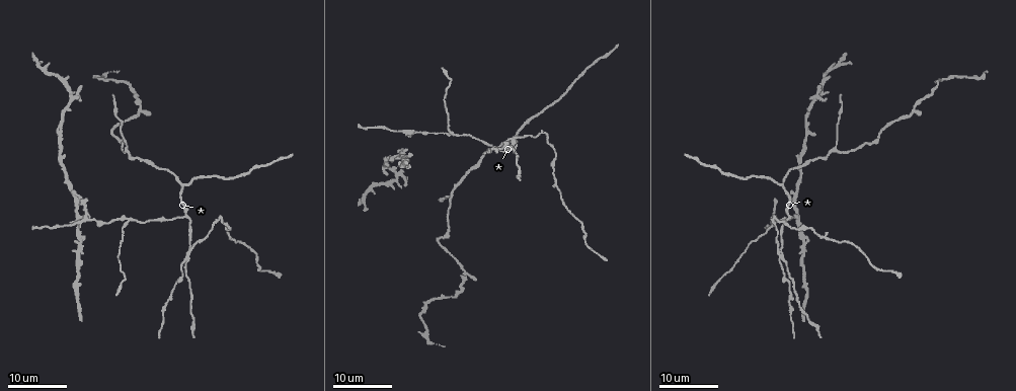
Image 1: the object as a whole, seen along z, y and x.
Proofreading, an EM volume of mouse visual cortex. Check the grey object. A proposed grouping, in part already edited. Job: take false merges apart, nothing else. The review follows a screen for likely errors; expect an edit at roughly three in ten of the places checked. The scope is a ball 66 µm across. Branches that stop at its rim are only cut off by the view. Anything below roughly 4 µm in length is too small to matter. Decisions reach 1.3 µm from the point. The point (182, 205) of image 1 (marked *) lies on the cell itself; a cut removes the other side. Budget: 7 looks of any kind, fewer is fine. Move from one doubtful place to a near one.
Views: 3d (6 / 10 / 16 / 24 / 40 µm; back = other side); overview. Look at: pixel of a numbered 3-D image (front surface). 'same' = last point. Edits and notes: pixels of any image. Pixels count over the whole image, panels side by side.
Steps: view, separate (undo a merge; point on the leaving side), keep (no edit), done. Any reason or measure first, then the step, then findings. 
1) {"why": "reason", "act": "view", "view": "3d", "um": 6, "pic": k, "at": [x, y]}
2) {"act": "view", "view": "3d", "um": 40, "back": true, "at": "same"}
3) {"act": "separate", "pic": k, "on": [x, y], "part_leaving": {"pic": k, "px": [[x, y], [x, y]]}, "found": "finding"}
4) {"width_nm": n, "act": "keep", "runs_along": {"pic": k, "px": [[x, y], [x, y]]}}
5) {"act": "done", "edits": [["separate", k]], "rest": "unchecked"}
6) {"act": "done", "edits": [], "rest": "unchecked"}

{"why": "three-way junction", "act": "view", "view": "3d", "um": 16, "pic": 1, "at": [127, 223]}

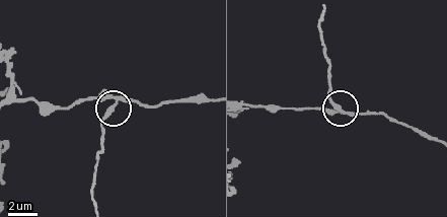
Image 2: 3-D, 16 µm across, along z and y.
{"why": "zoom in", "act": "view", "view": "3d", "um": 6, "pic": 2, "at": [340, 109]}

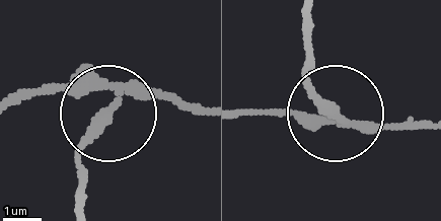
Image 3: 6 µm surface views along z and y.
{"width_nm": 280, "act": "separate", "pic": 3, "on": [87, 133], "found": "a second cell is stuck on"}

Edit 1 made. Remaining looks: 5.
{"act": "view", "view": "overview"}

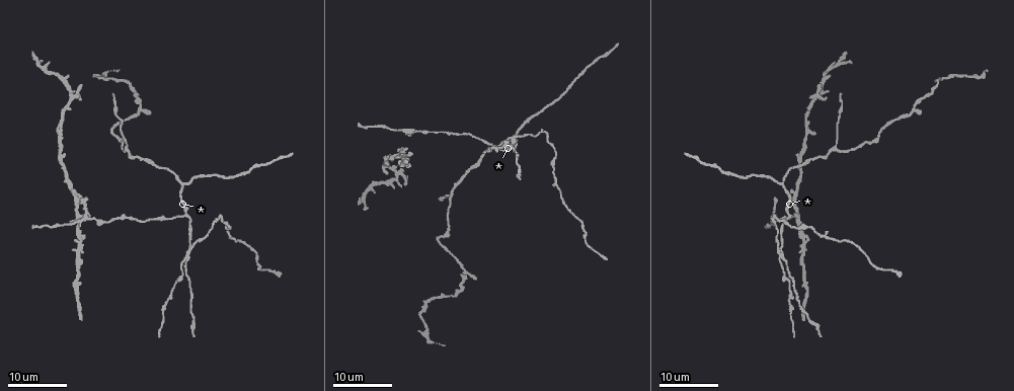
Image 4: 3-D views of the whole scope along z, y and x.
{"why": "a fork", "act": "view", "view": "3d", "um": 16, "pic": 4, "at": [182, 184]}

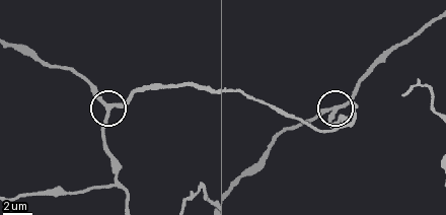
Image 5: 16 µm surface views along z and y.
{"why": "closer look", "act": "view", "view": "3d", "um": 10, "pic": 5, "at": [107, 104]}

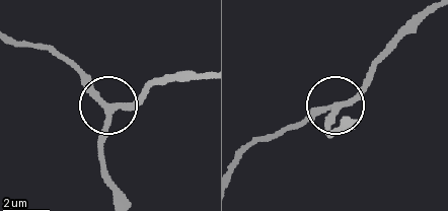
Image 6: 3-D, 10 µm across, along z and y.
{"side_arm_um": 28, "act": "keep", "found": "all the same cell"}

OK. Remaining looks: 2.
{"act": "view", "view": "3d", "um": 24, "pic": 4, "at": [86, 212]}

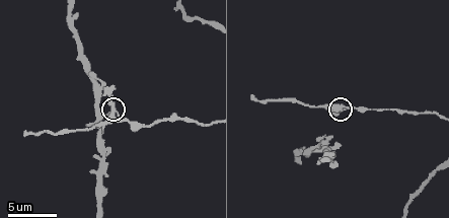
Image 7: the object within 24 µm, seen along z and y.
{"why": "closer look", "act": "view", "view": "3d", "um": 6, "pic": 7, "at": [114, 112]}

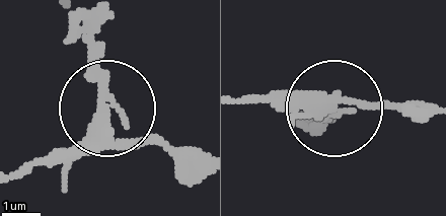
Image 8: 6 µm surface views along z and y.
{"width_nm": 300, "act": "separate", "pic": 8, "on": [113, 94], "part_leaving": {"pic": 8, "px": [[90, 138], [100, 44], [75, 18]]}, "found": "two cells meet here"}

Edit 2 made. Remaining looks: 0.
{"act": "done", "edits": [["separate", 3], ["separate", 8]], "rest": "unchecked"}

